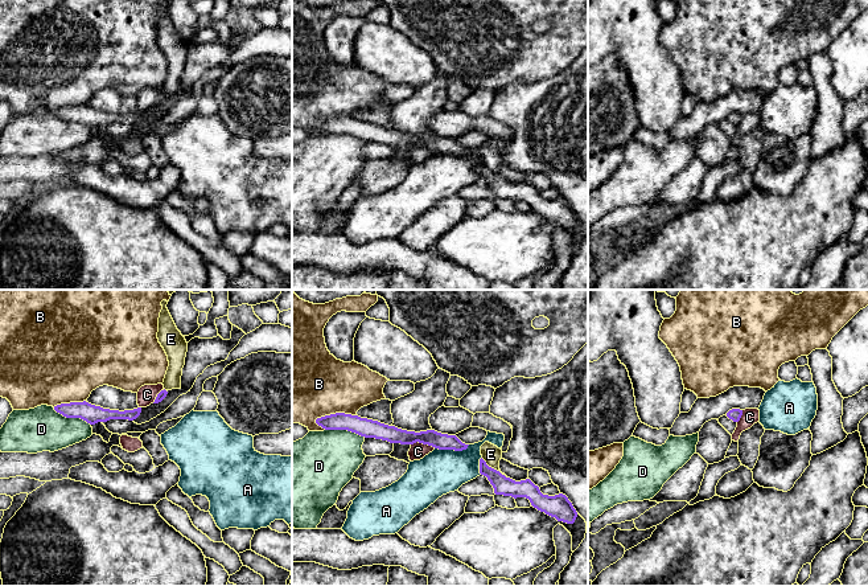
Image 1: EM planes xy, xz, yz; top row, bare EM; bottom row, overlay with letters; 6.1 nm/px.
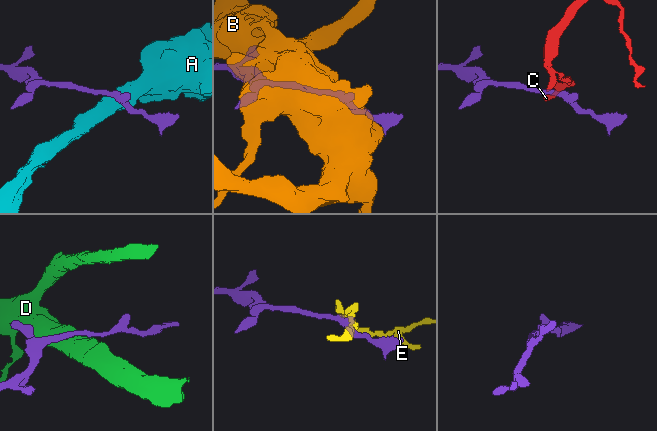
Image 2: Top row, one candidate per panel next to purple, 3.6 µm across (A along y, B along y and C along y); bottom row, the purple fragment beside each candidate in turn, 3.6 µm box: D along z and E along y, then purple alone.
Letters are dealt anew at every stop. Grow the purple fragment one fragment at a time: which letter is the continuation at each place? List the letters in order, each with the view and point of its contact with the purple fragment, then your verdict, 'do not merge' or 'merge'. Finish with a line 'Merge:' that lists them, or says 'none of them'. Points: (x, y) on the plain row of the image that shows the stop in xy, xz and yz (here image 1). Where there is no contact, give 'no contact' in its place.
A: contact xz (452, 152); do not merge
B: contact xz (336, 117); do not merge
C: contact xz (423, 147); do not merge
D: contact xz (345, 132); do not merge
E: contact xz (493, 172); do not merge
Merge: none of them

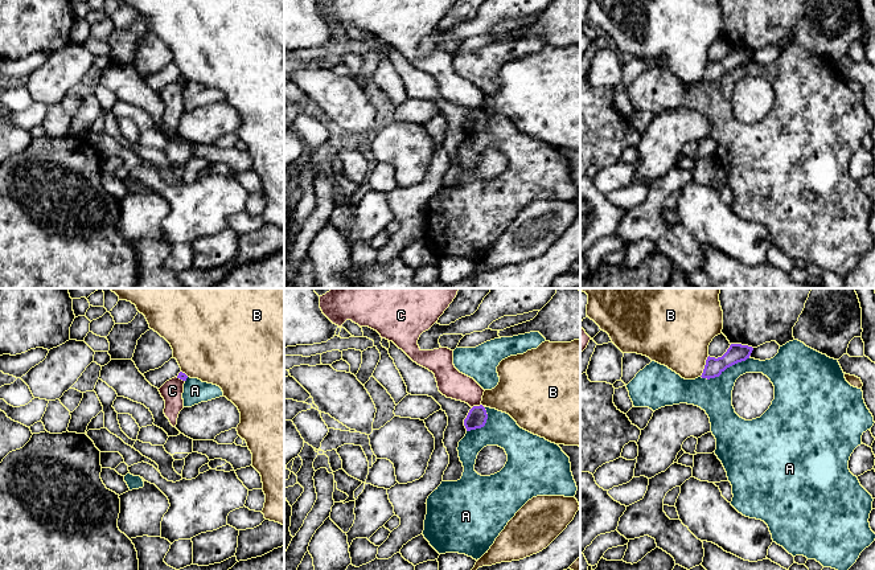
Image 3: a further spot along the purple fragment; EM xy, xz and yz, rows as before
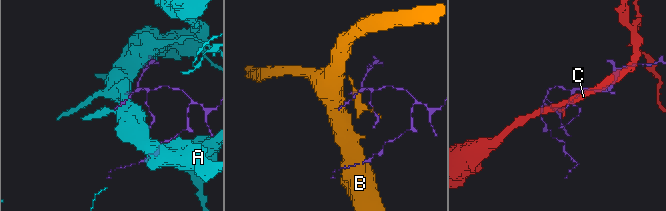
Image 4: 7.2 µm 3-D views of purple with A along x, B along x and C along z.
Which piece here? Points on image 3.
A: contact yz (724, 73); do not merge
B: contact yz (705, 70); do not merge
C: contact xz (476, 110); do not merge
Merge: none of them

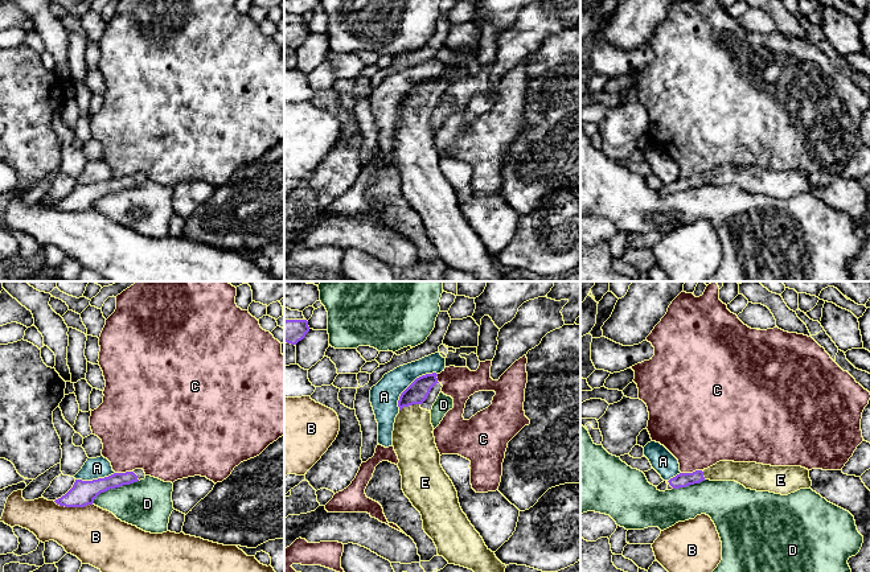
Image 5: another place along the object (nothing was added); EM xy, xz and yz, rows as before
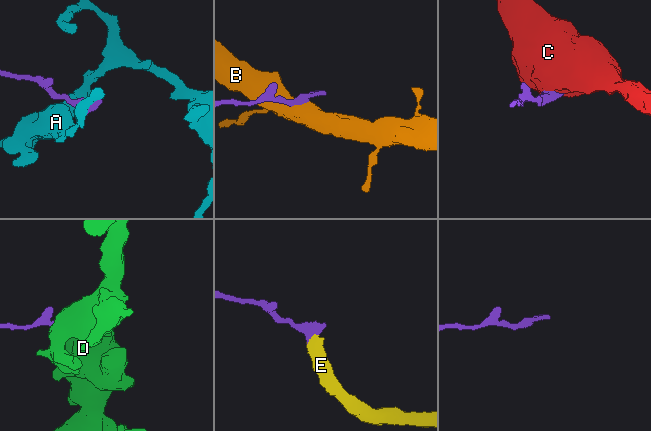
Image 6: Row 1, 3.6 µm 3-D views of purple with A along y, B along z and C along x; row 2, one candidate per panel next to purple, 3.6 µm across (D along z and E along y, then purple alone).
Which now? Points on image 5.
A: contact xz (410, 89); do not merge
B: contact xy (73, 210); do not merge
C: contact yz (690, 177); do not merge
D: contact xy (114, 192); do not merge
E: contact xz (409, 108); merge
Merge: E

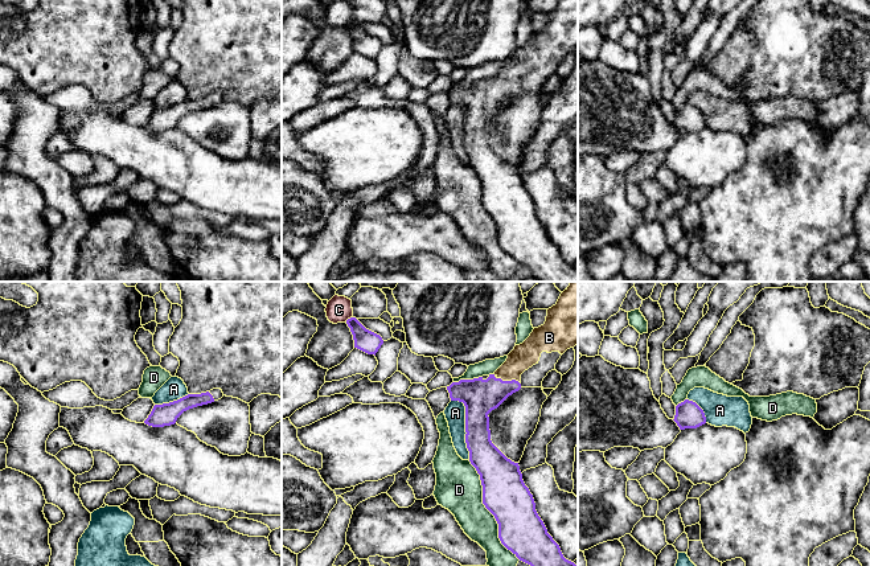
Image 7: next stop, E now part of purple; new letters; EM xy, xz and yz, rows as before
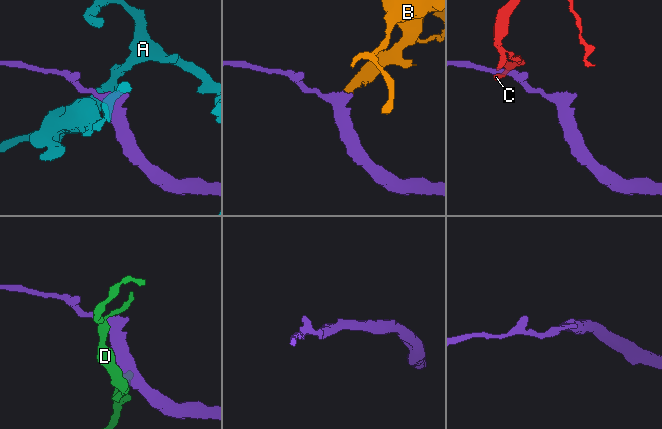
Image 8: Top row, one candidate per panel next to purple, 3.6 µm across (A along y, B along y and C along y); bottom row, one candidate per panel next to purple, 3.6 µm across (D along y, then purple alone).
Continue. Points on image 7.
A: contact xz (466, 130); do not merge
B: contact xz (508, 85); merge
C: contact xz (348, 23); do not merge
D: contact xz (488, 213); do not merge
Merge: B

